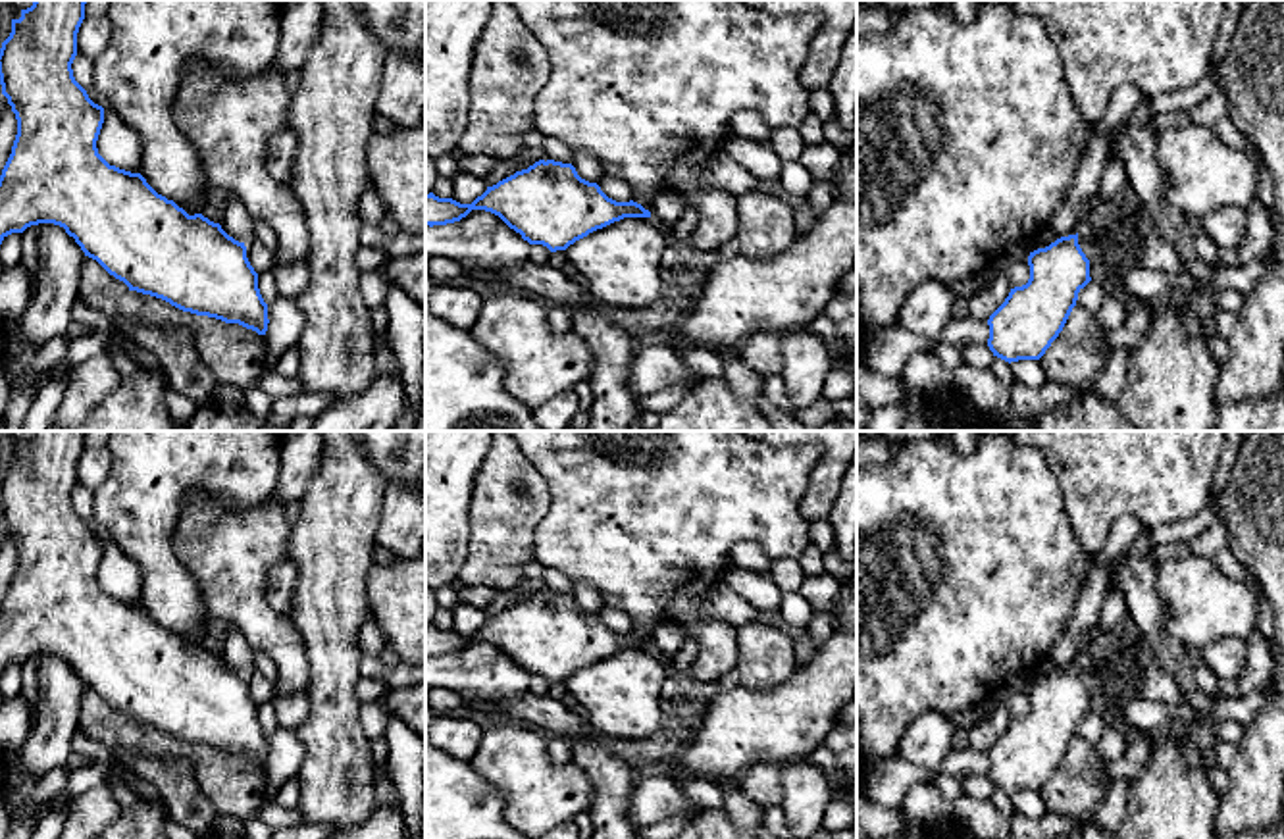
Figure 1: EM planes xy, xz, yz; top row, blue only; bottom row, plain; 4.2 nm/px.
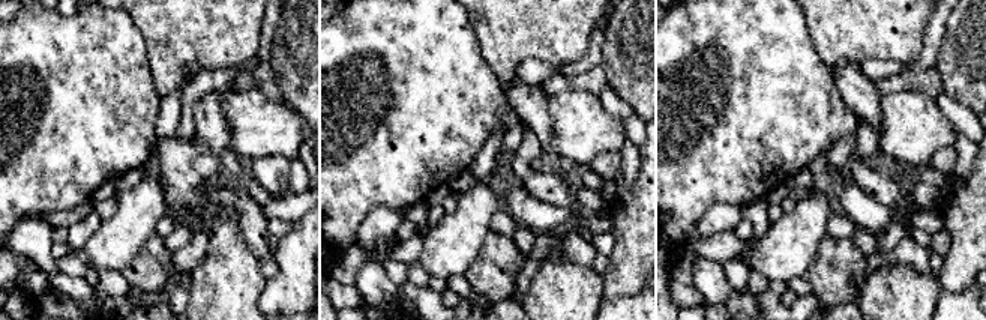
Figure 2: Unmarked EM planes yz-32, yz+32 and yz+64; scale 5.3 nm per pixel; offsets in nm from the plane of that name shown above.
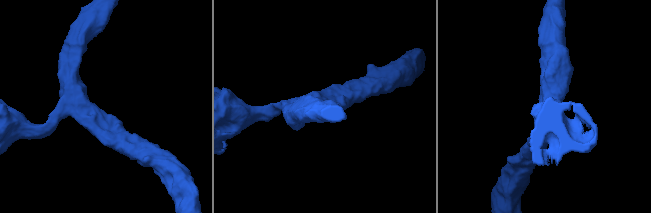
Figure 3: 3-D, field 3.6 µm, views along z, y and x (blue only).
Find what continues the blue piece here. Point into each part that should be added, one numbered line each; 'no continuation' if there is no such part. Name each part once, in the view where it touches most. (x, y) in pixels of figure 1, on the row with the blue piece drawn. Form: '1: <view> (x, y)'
no continuation

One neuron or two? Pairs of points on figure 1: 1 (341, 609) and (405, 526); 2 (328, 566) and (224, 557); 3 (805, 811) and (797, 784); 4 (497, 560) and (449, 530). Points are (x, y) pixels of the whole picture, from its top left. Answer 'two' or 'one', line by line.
1: two
2: two
3: one
4: two

